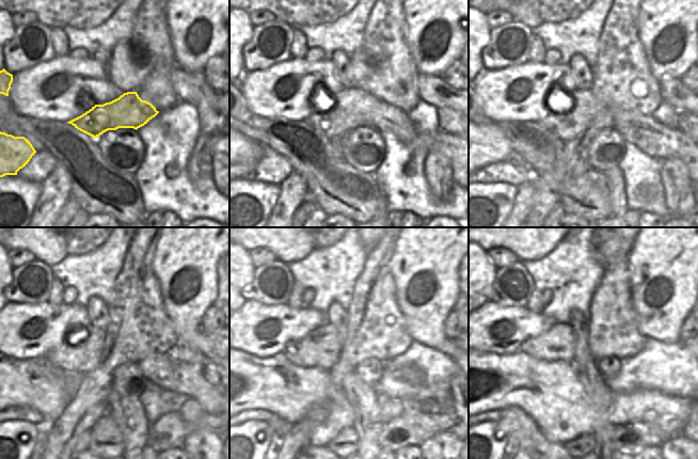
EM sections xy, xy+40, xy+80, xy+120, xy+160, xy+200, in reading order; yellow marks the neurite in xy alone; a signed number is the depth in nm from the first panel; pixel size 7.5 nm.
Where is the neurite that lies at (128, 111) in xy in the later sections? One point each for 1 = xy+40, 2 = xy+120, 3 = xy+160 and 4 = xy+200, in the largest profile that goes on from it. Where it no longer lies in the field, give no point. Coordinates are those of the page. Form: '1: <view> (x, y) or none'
1: xy+40 (353, 107)
2: xy+120 (84, 360)
3: xy+160 (324, 358)
4: xy+200 (566, 352)

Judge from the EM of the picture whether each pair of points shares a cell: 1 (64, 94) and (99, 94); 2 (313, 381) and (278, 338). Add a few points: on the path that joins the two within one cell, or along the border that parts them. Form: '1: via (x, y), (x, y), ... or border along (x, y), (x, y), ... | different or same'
1: via (73, 88), (91, 88) | same
2: border along (283, 351), (265, 358), (258, 357) | different

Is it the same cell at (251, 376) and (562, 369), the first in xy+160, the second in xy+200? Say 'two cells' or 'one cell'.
one cell

